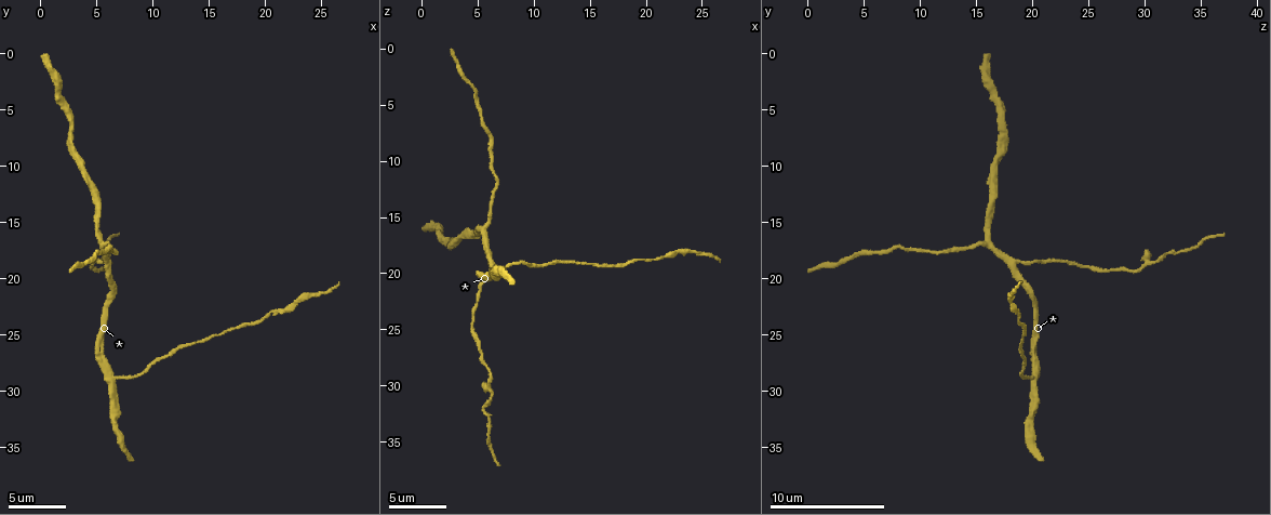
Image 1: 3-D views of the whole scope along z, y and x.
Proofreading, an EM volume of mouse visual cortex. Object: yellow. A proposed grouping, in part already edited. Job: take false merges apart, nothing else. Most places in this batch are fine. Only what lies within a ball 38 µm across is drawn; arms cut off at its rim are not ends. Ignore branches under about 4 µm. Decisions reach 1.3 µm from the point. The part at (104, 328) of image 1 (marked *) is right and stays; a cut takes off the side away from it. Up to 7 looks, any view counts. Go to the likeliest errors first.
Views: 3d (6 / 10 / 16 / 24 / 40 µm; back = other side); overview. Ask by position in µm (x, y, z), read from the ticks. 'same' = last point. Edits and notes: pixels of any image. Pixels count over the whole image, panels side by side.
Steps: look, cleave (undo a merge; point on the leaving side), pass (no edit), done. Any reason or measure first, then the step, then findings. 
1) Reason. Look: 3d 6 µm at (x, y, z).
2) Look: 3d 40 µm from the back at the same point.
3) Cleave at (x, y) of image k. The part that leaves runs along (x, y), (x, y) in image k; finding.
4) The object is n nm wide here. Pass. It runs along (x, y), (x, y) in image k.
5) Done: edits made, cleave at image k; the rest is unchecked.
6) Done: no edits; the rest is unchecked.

Two arms in line, one across. Look: 3d 6 µm at (6.0, 18.2, 18.4).

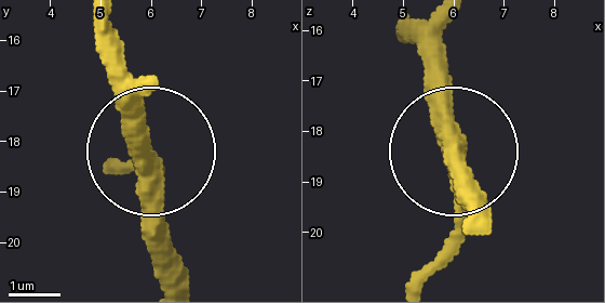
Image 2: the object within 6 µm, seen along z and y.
Pass. One cell here.

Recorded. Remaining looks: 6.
Arms part here. Look: 3d 10 µm at (6.6, 29.2, 20.2).

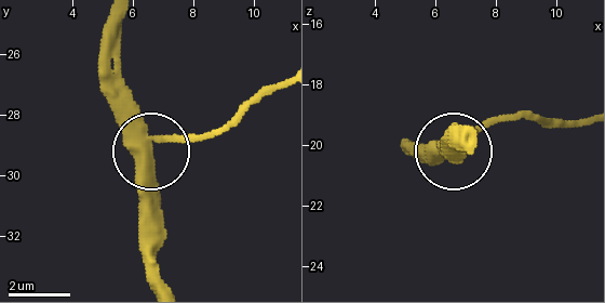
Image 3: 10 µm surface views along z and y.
3 arms meet here. Pass. It runs along (121, 23), (121, 116), (152, 162), (152, 229) in image 3; one cell here.

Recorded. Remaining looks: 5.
Thin neck. Look: 3d 16 µm at (6.0, 19.4, 28.8).

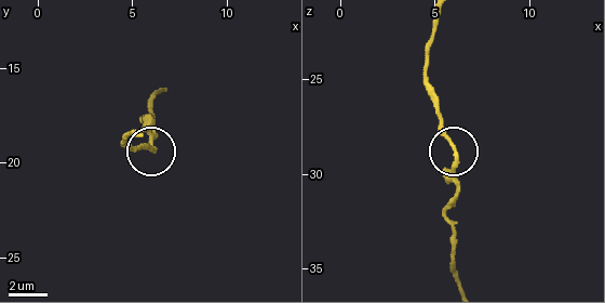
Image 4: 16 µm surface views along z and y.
Pass. All the same cell.

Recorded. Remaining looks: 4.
Calibre changes. Look: 3d 16 µm at (6.0, 17.6, 9.8).

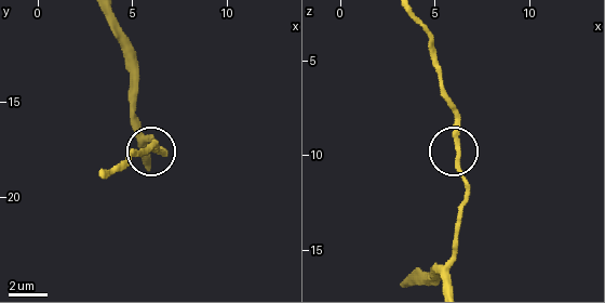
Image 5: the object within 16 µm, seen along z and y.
Zoom in. Look: 3d 6 µm at the same point.

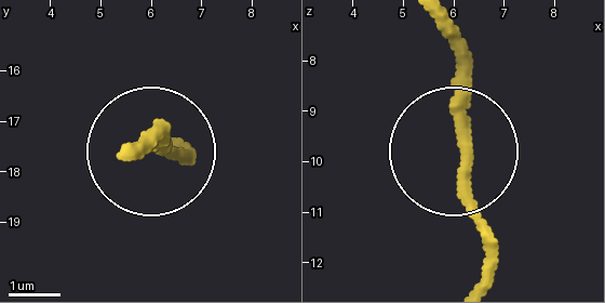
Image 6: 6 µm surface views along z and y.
Pass. It runs along (482, 277), (452, 23) in image 6; one cell here.

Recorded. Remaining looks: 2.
Done: no edits; the rest is unchecked.

